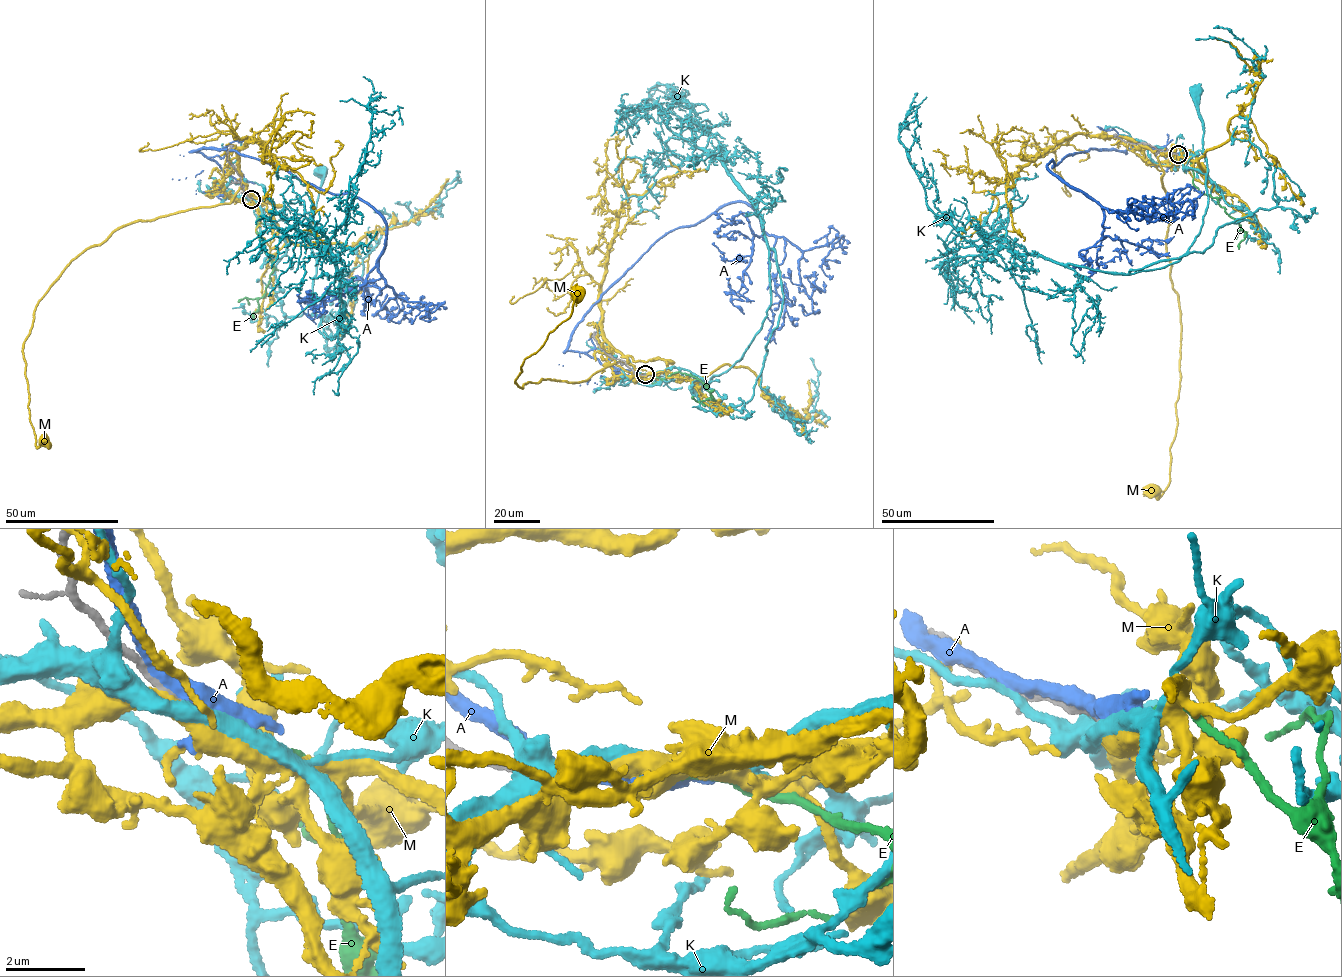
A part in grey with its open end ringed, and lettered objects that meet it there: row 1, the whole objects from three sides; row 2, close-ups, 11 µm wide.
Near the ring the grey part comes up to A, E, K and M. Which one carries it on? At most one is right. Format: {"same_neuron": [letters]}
{"same_neuron": ["E"]}

